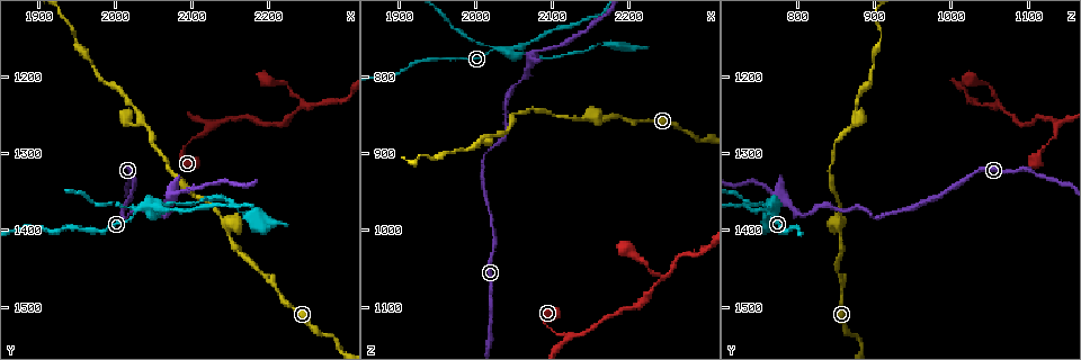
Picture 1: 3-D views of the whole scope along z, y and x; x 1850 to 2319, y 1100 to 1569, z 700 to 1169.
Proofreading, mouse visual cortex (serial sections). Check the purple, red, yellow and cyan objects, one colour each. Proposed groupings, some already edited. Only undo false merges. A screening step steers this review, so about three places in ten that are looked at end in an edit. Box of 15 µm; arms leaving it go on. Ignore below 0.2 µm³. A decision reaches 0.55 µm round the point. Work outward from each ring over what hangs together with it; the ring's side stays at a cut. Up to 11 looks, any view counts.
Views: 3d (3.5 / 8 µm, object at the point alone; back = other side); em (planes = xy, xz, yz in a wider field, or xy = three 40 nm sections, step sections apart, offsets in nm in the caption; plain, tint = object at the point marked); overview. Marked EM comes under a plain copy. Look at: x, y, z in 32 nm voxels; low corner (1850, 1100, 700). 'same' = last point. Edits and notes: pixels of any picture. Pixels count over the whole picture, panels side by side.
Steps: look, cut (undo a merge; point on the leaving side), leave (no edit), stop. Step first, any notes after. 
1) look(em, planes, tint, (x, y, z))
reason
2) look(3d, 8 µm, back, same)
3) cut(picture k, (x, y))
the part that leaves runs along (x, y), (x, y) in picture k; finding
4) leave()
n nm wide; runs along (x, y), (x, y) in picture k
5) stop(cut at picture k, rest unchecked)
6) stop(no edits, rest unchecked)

look(3d, 3.5 µm, (2045, 1365, 770))
two arms at a narrow angle

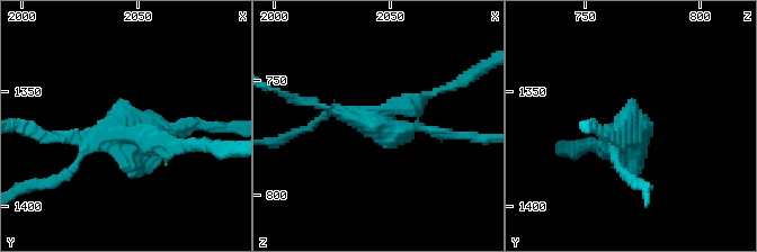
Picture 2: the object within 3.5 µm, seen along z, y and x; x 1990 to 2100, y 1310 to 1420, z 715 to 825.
look(em, xy, step 5, tint, (2044, 1367, 769))

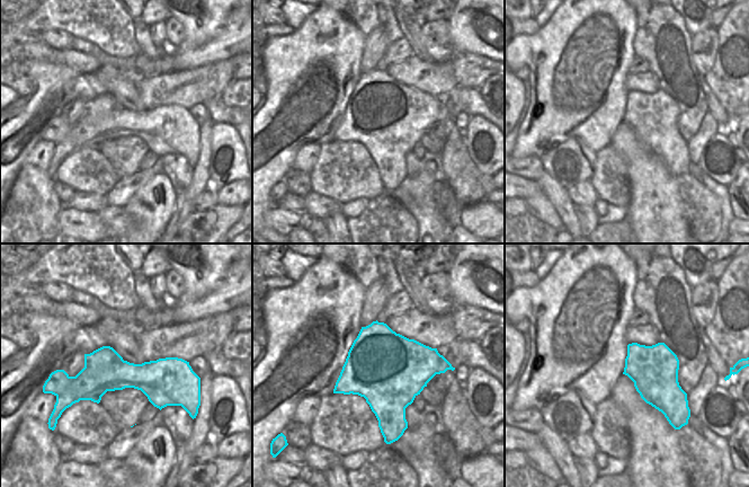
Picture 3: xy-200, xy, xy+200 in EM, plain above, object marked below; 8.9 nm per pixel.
cut(picture 2, (448, 134))
border along (123, 360), (92, 363), (65, 391) in picture 3; two cells meet here

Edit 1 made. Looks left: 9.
look(em, xy, step 3, tint, (1945, 1150, 905))
a narrow waist

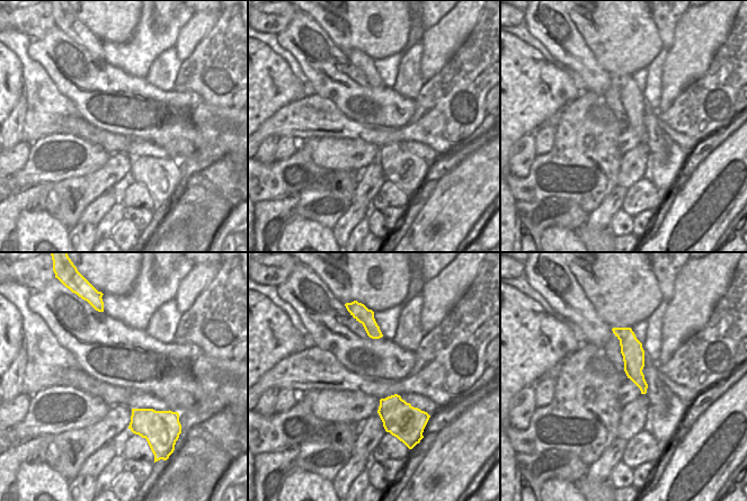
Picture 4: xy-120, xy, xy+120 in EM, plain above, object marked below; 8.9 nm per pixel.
look(3d, 3.5 µm, same)

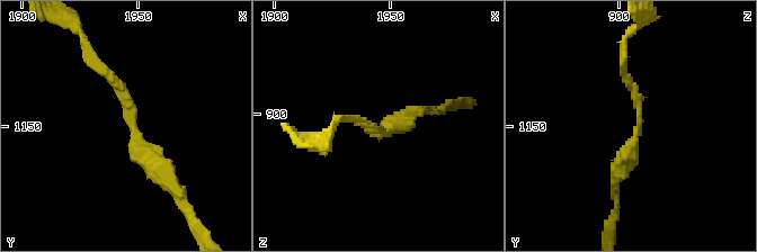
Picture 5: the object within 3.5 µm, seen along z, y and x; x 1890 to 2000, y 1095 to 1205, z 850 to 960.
leave()
runs along (161, 174), (140, 151), (130, 102), (91, 57) in picture 5; one cell here

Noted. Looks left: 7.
look(3d, 3.5 µm, (2125, 1265, 1135))
arms part here

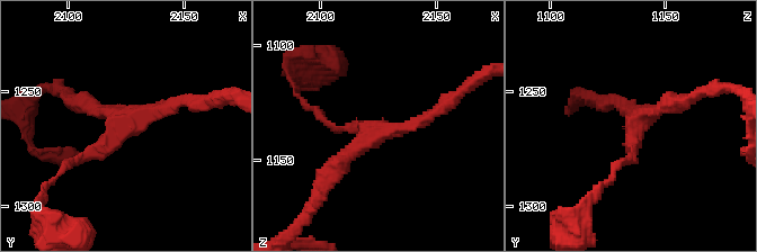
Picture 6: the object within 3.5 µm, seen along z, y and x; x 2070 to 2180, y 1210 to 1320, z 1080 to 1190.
look(em, xy, step 5, tint, (2123, 1266, 1137))
need the tissue

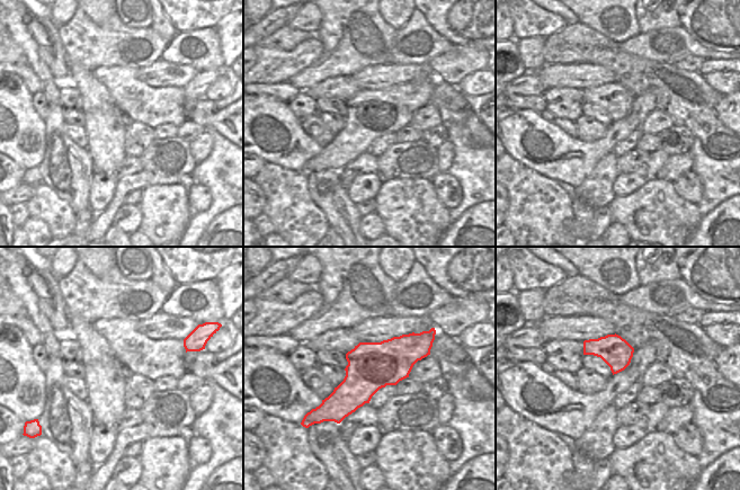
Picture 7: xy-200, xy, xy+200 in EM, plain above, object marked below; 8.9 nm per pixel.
leave()
420 nm wide; runs along (64, 165), (185, 99) in picture 6; continuous, no second cell

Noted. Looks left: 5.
look(3d, 3.5 µm, (2240, 1240, 1065))
abrupt turn

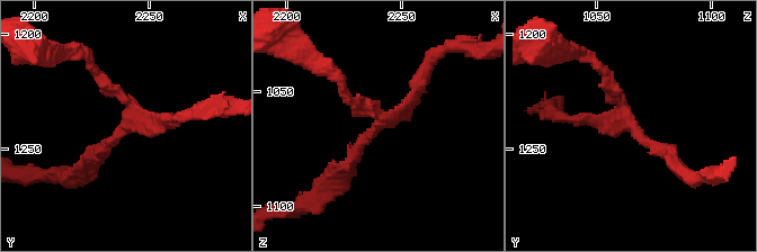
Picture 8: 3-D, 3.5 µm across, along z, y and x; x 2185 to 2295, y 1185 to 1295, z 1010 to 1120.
leave()
runs along (673, 158), (629, 126), (600, 68) in picture 8; continuous, no second cell

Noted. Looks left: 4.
stop(cut at picture 2, rest unchecked)

